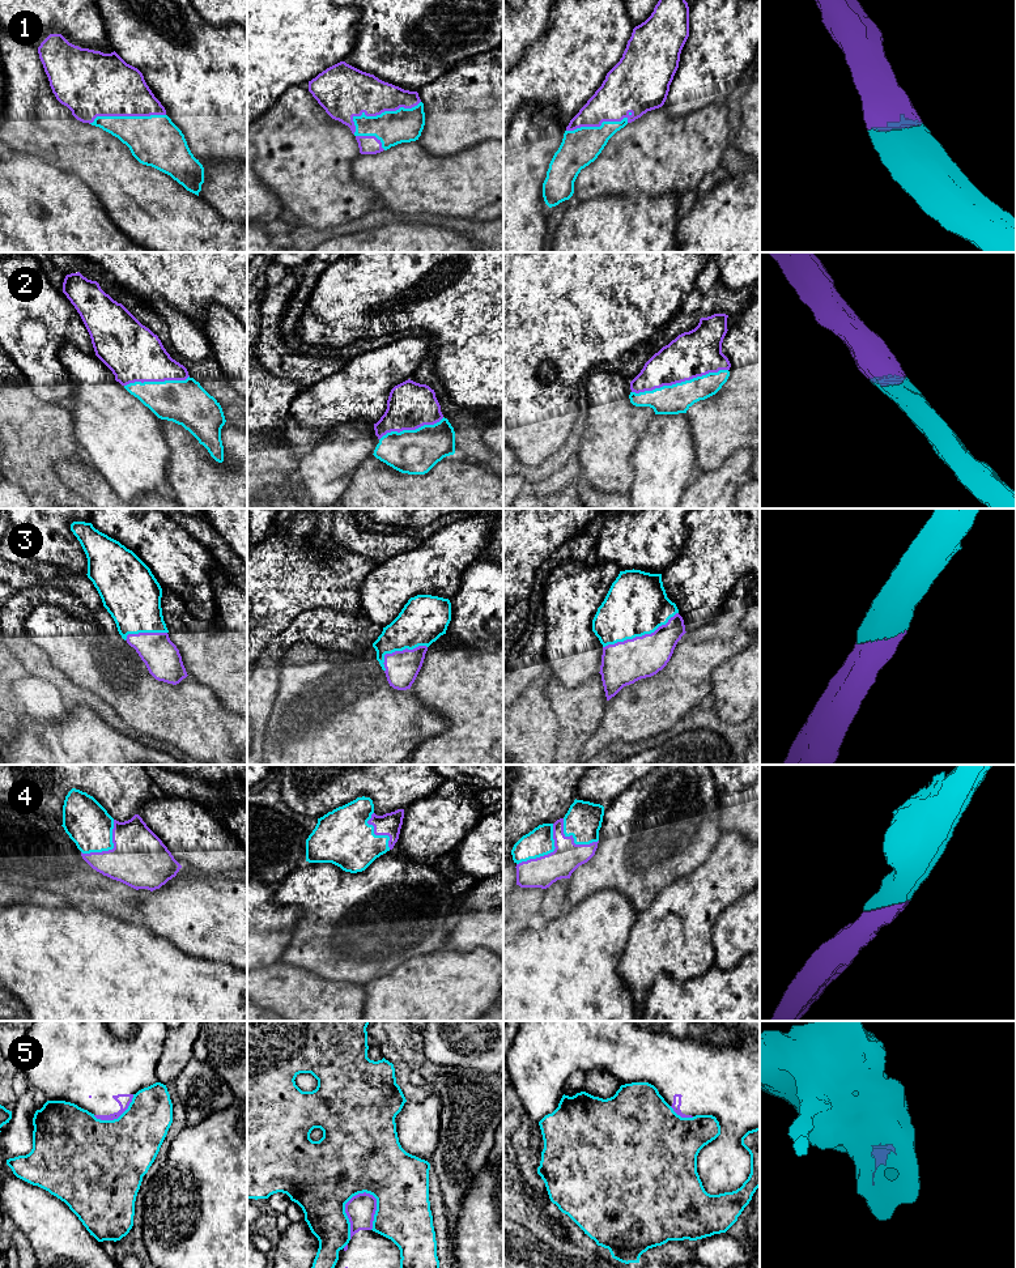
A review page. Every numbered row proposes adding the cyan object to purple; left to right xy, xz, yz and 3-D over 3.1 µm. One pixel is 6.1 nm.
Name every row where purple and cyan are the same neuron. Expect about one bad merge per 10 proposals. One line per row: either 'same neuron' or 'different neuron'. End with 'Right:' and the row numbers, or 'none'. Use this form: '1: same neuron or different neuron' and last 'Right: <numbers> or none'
1: same neuron
2: same neuron
3: same neuron
4: same neuron
5: different neuron
Right: 1, 2, 3, 4

